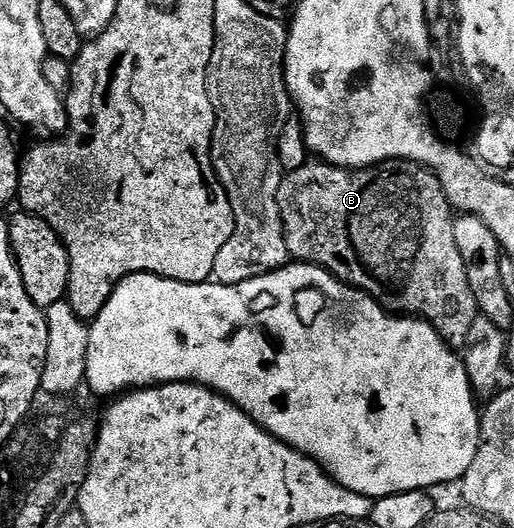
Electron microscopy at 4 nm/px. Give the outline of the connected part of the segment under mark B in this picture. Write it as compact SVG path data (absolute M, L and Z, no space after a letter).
M308 159L301 167L284 172L283 181L277 191L277 203L287 252L296 262L327 269L338 281L343 281L354 289L369 294L376 303L382 305L392 315L417 317L421 321L429 322L437 331L437 335L441 335L443 342L456 351L462 350L463 344L469 339L473 319L477 319L481 314L479 304L473 299L473 291L469 287L469 275L465 275L465 262L461 260L461 251L457 251L457 242L453 236L453 210L434 173L430 173L416 161L384 161L361 169L344 169L341 165L333 165L322 159Z

